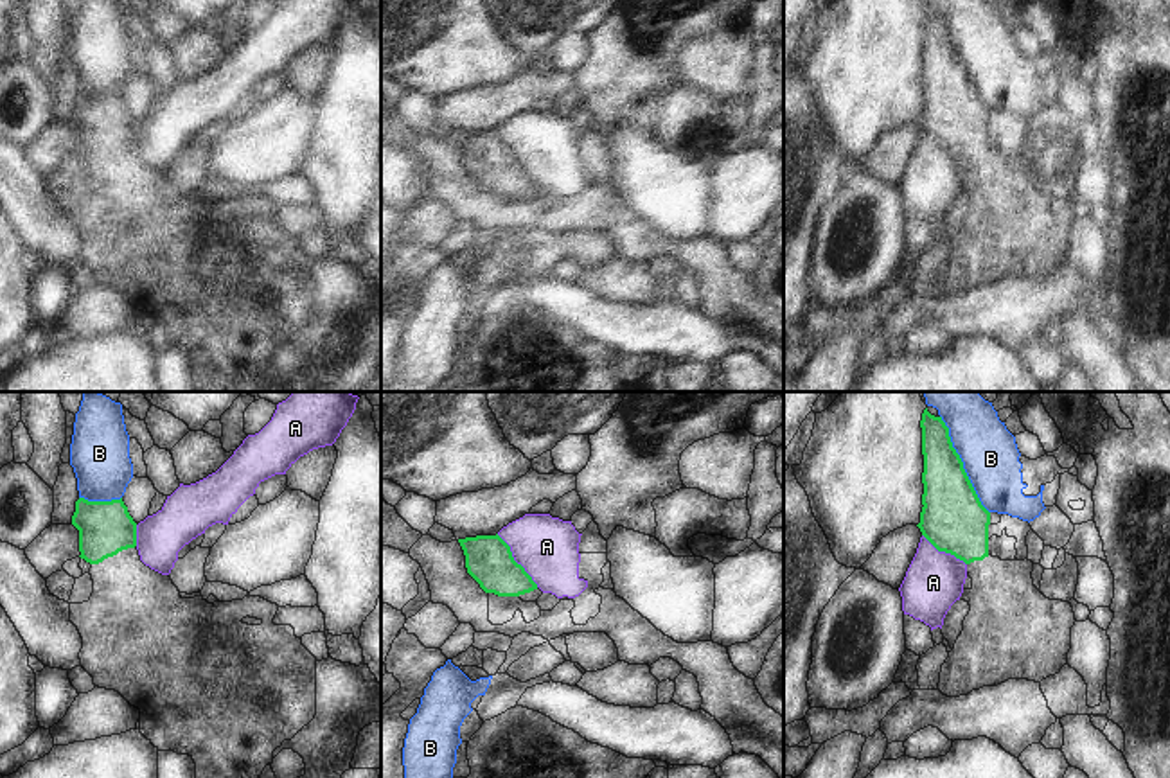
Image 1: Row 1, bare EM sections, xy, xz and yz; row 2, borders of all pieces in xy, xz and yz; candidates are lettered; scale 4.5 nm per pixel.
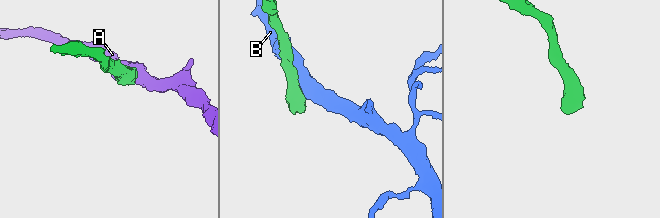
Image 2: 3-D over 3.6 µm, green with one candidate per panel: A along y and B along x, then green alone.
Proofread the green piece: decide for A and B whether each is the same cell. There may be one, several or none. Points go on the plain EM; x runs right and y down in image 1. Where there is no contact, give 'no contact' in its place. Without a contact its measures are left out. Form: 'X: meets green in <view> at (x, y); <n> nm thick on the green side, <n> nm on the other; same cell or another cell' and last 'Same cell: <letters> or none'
A: meets green in xz at (514, 159); 220 nm thick on the green side, 280 nm on the other; another cell
B: meets green in yz at (962, 61); 280 nm thick on the green side, 260 nm on the other; another cell
Same cell: none

